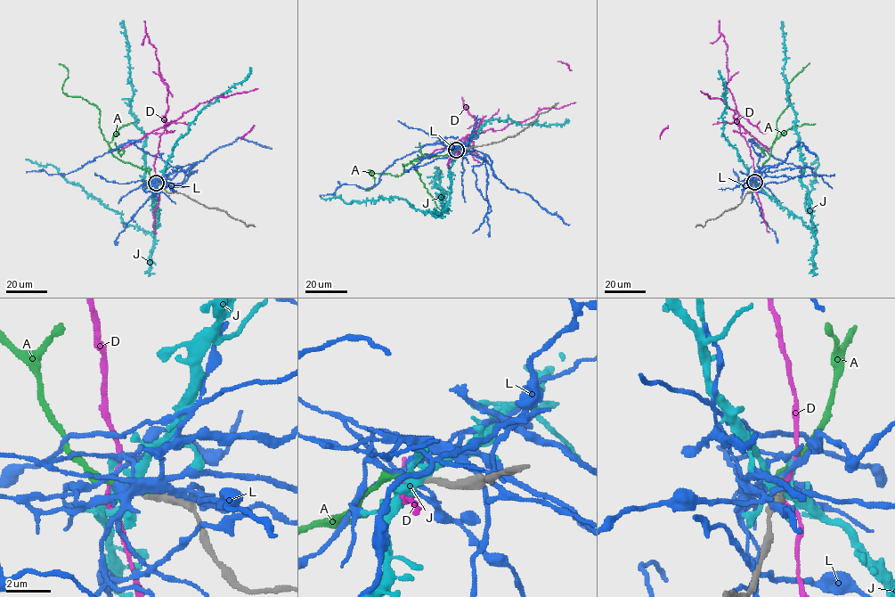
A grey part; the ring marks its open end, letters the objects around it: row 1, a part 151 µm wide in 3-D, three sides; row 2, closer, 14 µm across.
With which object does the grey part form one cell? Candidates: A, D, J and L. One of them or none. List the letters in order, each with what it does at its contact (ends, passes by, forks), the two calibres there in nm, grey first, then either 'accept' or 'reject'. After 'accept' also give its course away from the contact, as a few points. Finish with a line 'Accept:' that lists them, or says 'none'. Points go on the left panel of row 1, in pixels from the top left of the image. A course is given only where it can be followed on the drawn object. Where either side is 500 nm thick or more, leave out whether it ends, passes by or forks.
A: it passes by | 180/280 nm | reject
D: it passes by | 60/200 nm | reject
J: it forks | 320/400 nm | reject
L: it passes by | 180/170 nm | reject
Accept: none

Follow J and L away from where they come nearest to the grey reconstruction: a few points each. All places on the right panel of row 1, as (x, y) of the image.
J: (754, 183), (811, 226), (809, 192), (801, 182), (804, 162), (794, 127), (796, 116), (787, 96), (781, 21)
L: (754, 182), (760, 183), (761, 172), (753, 142), (800, 171), (813, 168)

